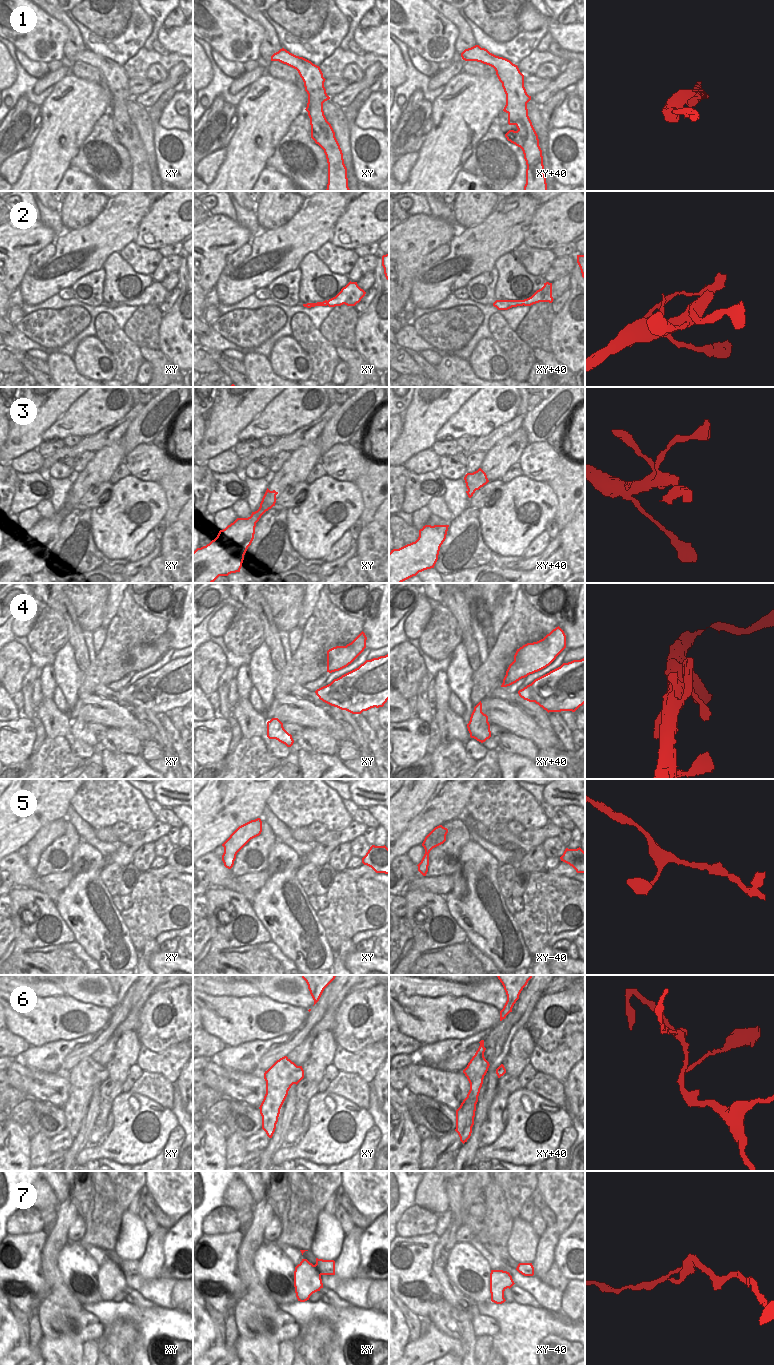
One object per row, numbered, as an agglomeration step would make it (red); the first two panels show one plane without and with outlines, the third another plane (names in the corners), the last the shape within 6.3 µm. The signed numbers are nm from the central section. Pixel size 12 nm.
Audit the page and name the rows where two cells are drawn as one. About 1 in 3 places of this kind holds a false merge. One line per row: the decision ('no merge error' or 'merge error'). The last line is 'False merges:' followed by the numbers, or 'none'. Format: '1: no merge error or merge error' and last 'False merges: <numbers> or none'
1: no merge error
2: merge error
3: no merge error
4: no merge error
5: no merge error
6: no merge error
7: merge error
False merges: 2, 7

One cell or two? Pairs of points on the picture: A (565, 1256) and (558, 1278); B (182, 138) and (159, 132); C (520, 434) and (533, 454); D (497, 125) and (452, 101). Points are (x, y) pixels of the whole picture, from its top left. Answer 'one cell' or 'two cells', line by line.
A: two cells
B: one cell
C: two cells
D: two cells

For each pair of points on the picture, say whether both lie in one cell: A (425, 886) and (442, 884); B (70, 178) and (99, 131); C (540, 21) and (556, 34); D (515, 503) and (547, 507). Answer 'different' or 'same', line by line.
A: same
B: different
C: same
D: same

